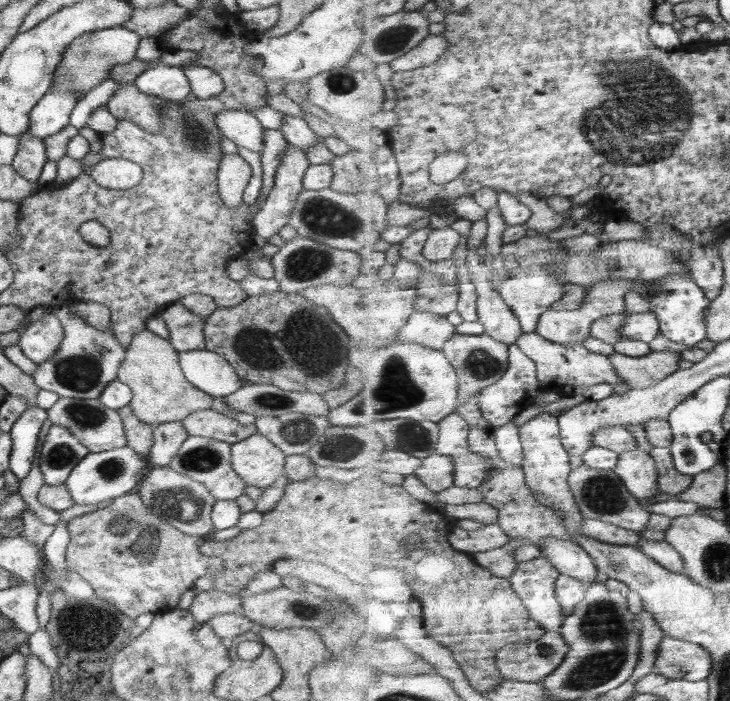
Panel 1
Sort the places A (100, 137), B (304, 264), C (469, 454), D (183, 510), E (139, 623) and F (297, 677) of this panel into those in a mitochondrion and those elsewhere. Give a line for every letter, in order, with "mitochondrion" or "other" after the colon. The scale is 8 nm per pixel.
A: other
B: mitochondrion
C: other
D: mitochondrion
E: other
F: other

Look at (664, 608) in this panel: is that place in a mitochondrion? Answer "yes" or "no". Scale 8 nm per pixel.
no

